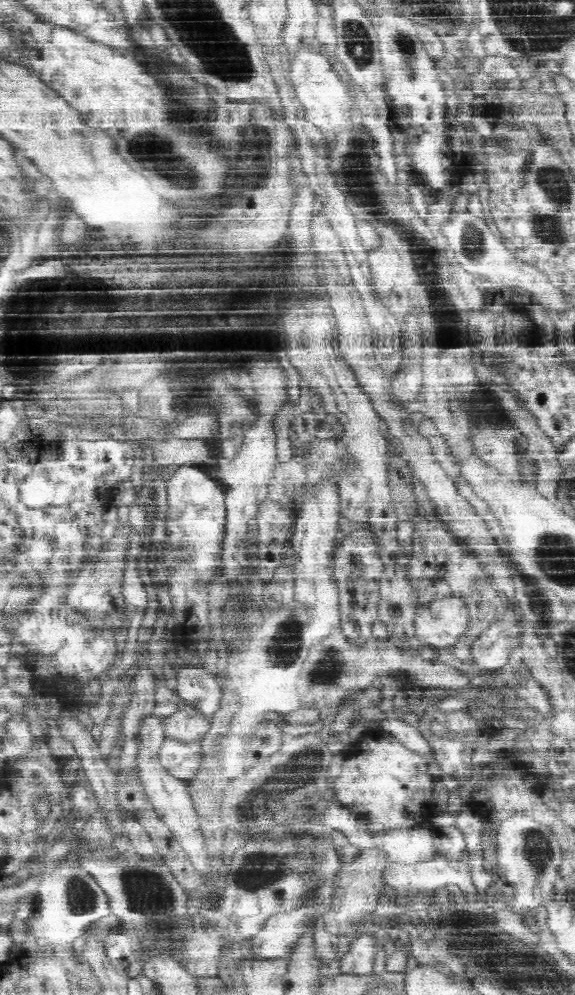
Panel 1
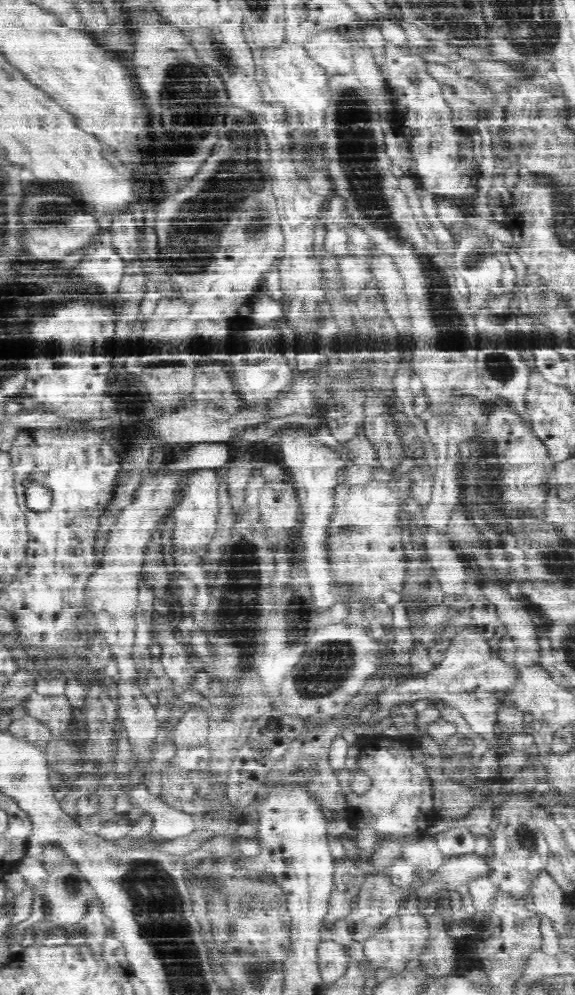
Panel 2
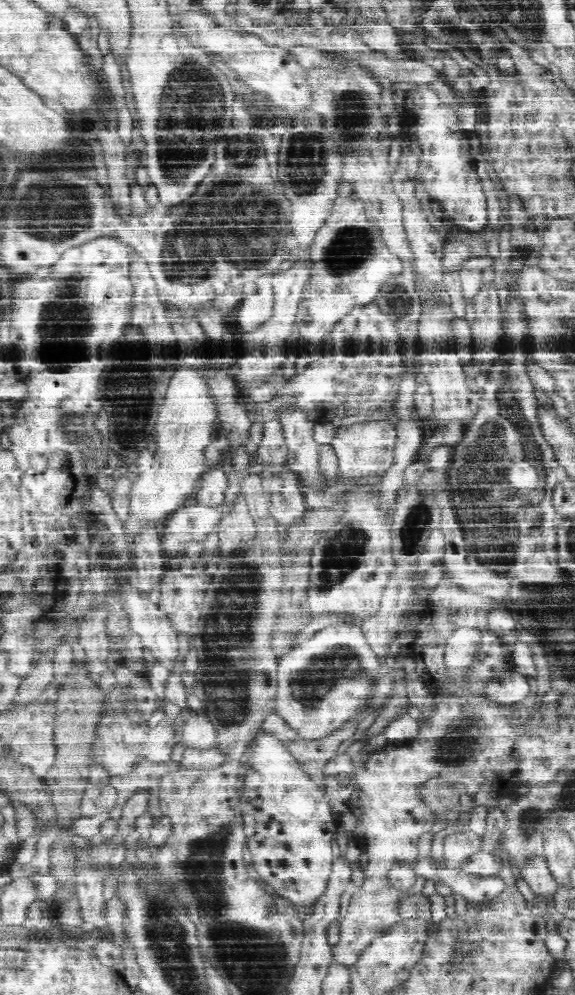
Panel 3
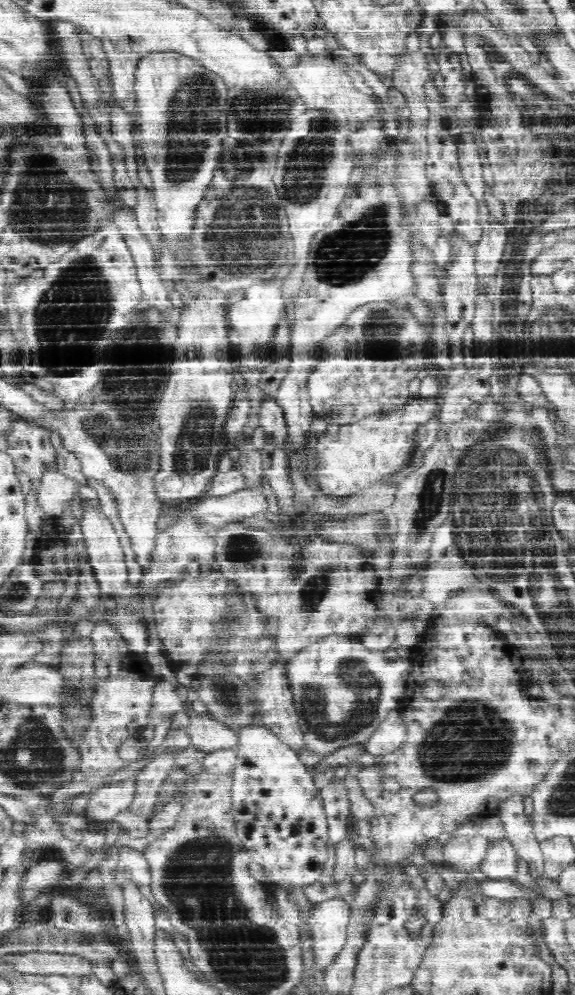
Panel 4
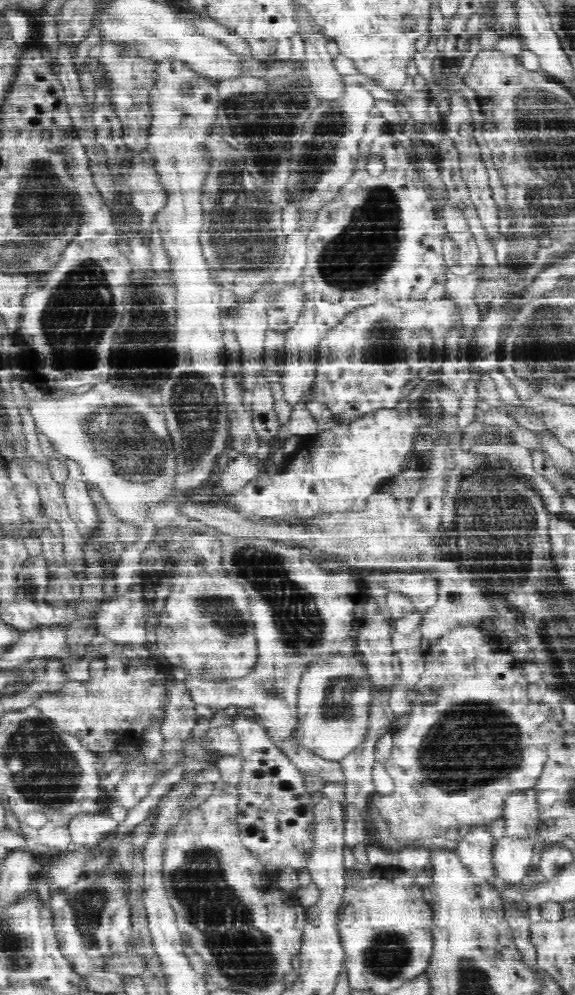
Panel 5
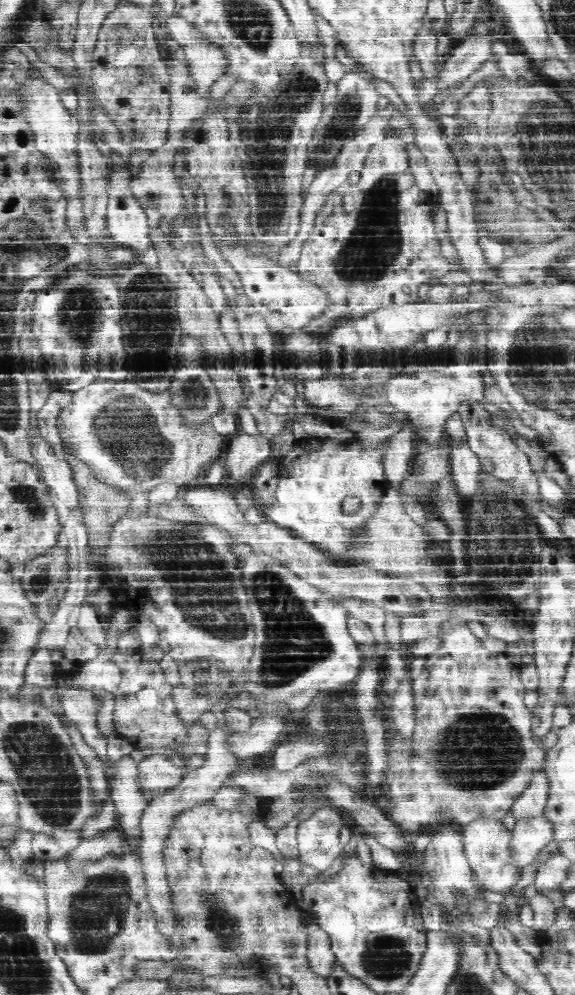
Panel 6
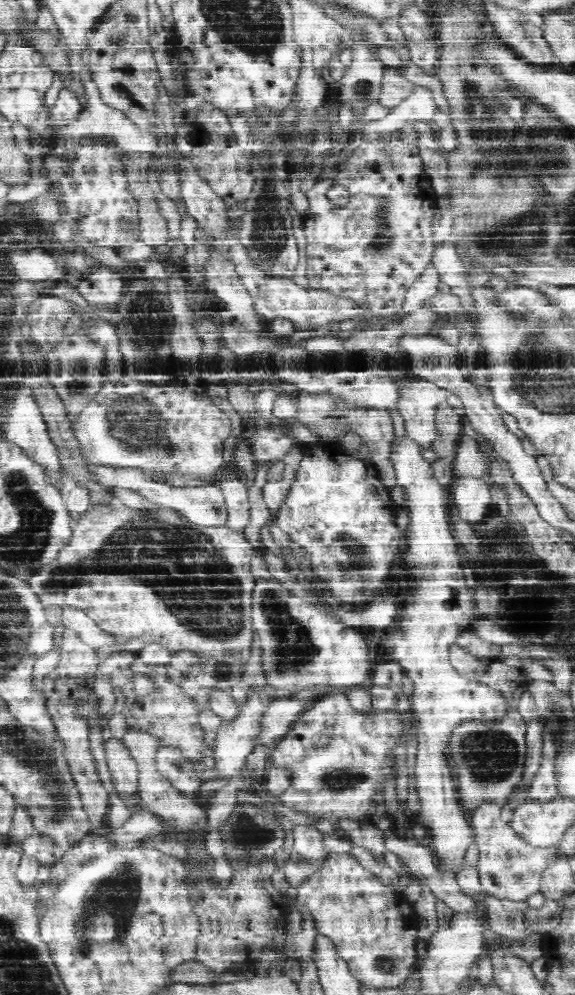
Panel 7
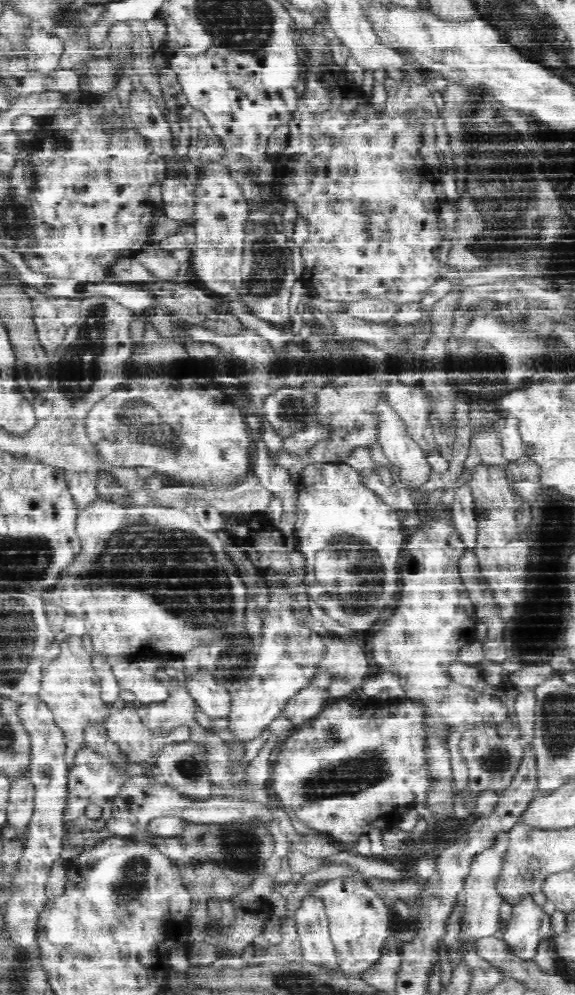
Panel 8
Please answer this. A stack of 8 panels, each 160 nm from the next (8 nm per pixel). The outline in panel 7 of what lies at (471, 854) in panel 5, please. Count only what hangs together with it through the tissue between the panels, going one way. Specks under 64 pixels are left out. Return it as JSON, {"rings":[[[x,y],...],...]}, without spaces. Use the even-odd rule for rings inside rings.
{"rings":[[[483,804],[467,816],[479,854],[476,866],[479,881],[488,894],[512,900],[527,900],[530,894],[539,892],[540,874],[558,854],[556,847],[529,847],[520,840],[518,833],[511,827],[510,819],[502,811],[503,808],[496,804]]]}

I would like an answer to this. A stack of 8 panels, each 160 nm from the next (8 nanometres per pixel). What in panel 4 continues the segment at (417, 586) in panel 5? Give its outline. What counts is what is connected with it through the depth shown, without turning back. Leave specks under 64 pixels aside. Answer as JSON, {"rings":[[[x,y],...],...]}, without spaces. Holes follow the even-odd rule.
{"rings":[[[452,544],[444,552],[444,558],[434,566],[430,566],[424,582],[424,594],[428,600],[436,604],[444,604],[454,594],[460,594],[462,590],[476,586],[478,586],[478,578],[474,574],[474,568],[470,568],[464,562],[456,544]]]}

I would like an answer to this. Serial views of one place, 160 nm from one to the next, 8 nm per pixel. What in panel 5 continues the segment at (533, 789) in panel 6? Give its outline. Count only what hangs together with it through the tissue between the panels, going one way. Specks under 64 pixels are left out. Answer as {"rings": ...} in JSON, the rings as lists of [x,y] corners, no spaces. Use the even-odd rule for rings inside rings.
{"rings":[[[528,789],[510,793],[503,804],[502,818],[508,837],[532,840],[539,826],[536,791]]]}

